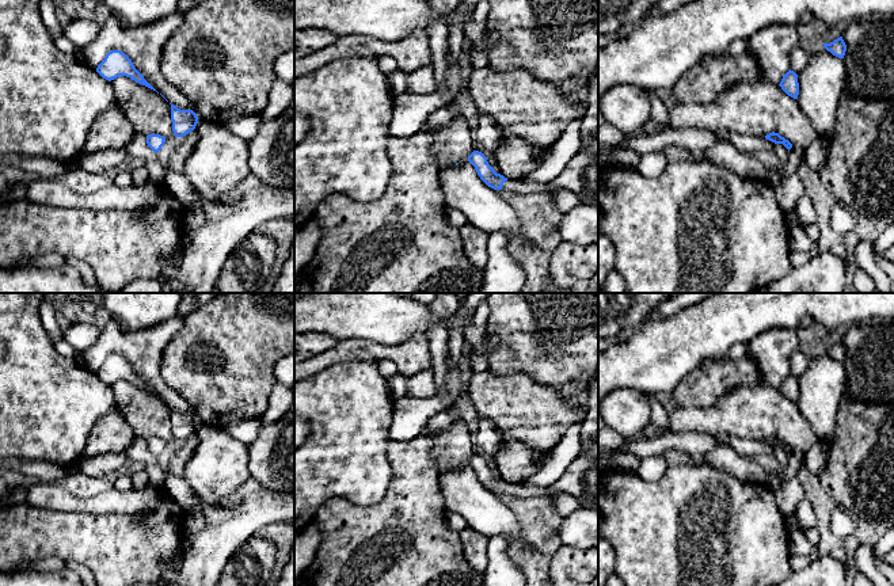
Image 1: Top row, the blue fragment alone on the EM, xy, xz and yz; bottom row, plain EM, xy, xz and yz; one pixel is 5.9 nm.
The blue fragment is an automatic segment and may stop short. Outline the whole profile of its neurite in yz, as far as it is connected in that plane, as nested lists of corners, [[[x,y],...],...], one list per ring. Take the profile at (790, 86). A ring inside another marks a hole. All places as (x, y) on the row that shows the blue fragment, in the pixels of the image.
[[[788,71],[780,84],[781,90],[791,98],[798,99],[799,95],[799,83],[798,83],[798,75],[794,71]]]

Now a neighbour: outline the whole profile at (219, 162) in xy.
[[[198,119],[198,141],[186,159],[183,174],[197,190],[198,199],[218,203],[251,172],[248,141],[222,125]]]

